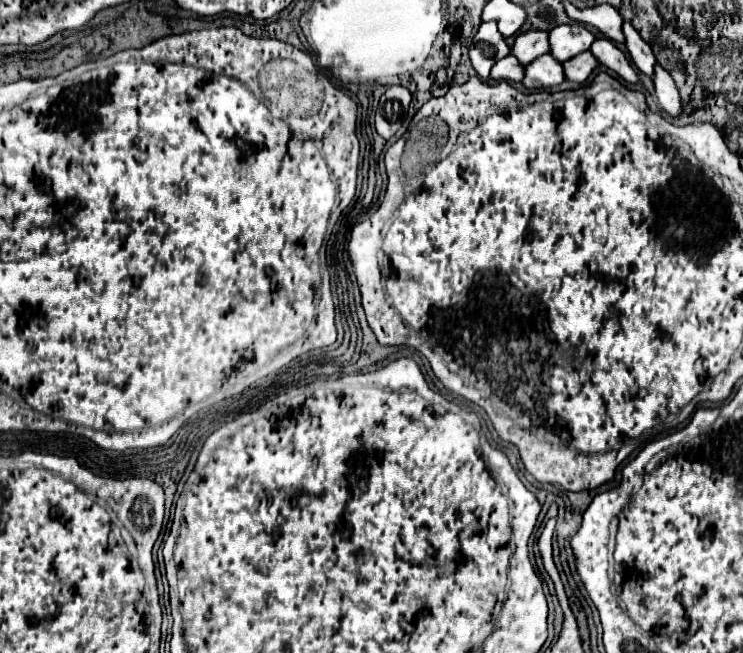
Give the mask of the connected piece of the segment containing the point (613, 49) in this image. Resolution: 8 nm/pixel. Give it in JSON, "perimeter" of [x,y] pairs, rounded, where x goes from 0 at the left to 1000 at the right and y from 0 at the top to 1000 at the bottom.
{"perimeter":[[[805,60],[805,63],[799,63],[799,69],[797,69],[794,78],[805,87],[805,93],[810,100],[816,100],[821,109],[826,109],[829,115],[834,115],[840,124],[845,124],[845,127],[856,127],[859,124],[859,112],[853,109],[848,90],[843,93],[840,78],[834,78],[824,63]]]}

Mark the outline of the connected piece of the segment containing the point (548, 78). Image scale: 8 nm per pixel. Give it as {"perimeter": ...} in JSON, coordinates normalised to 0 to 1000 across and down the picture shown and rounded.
{"perimeter":[[[729,84],[708,103],[708,118],[703,127],[708,136],[727,139],[727,136],[754,130],[759,121],[762,118],[759,118],[756,96],[748,93],[743,84]]]}

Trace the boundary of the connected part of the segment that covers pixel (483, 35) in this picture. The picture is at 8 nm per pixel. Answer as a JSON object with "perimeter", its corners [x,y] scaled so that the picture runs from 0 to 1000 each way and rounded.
{"perimeter":[[[657,32],[649,35],[638,66],[633,72],[633,93],[635,103],[641,106],[641,112],[651,121],[659,118],[659,106],[668,93],[678,90],[681,84],[686,84],[686,72],[681,66],[681,60],[676,57],[676,51],[670,47],[668,32]]]}

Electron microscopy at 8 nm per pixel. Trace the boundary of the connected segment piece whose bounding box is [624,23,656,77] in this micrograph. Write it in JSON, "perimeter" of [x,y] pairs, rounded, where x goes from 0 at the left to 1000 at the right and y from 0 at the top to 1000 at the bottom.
{"perimeter":[[[840,35],[840,54],[843,54],[845,81],[848,81],[851,93],[853,93],[853,100],[864,112],[869,112],[872,118],[878,118],[880,100],[883,100],[883,87],[878,81],[878,72],[859,54],[859,47],[848,35]]]}

